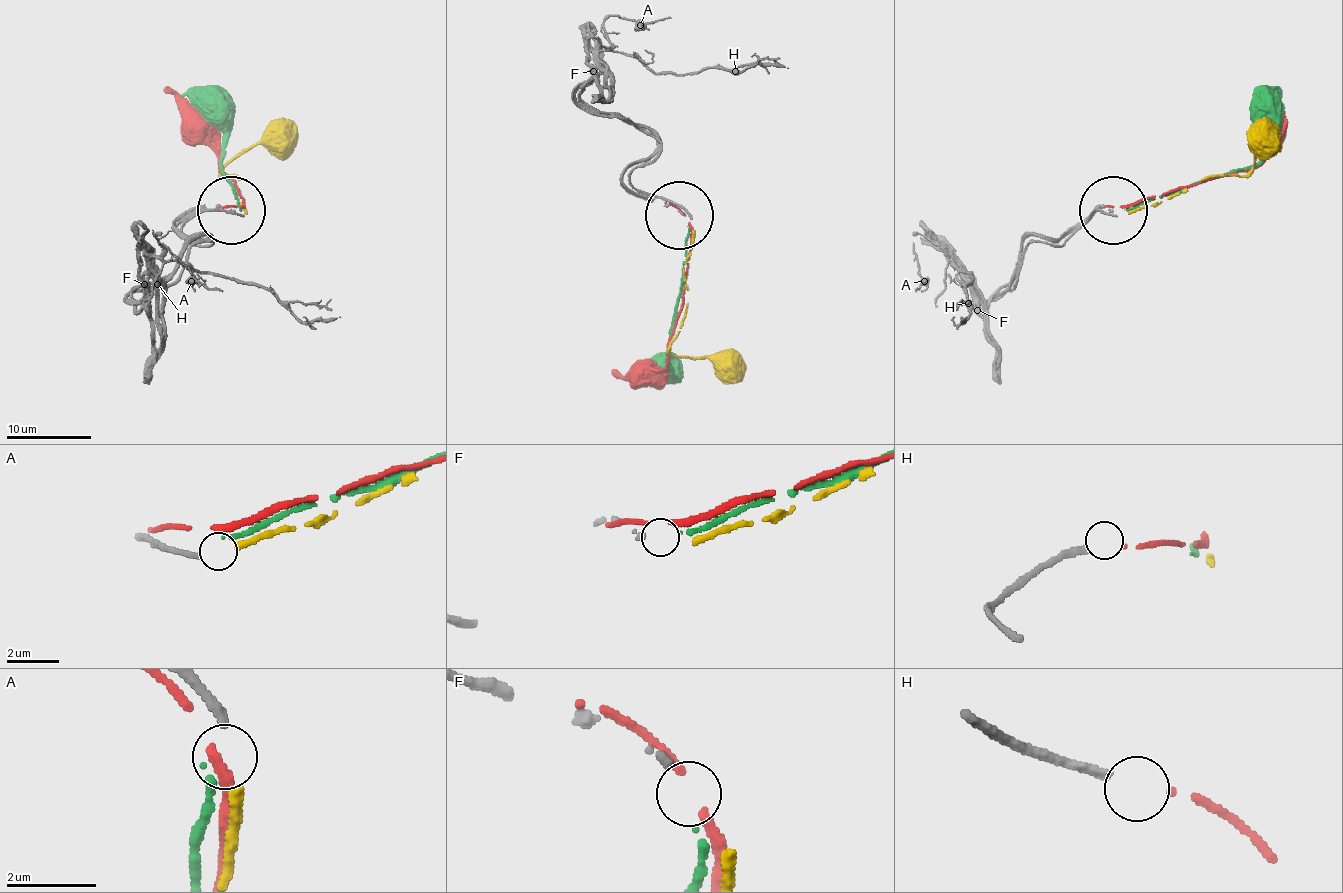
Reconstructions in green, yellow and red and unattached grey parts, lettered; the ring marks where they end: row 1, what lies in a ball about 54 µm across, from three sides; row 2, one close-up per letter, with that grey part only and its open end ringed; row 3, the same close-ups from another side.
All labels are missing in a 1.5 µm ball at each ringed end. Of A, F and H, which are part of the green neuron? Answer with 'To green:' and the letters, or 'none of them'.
To green: F

